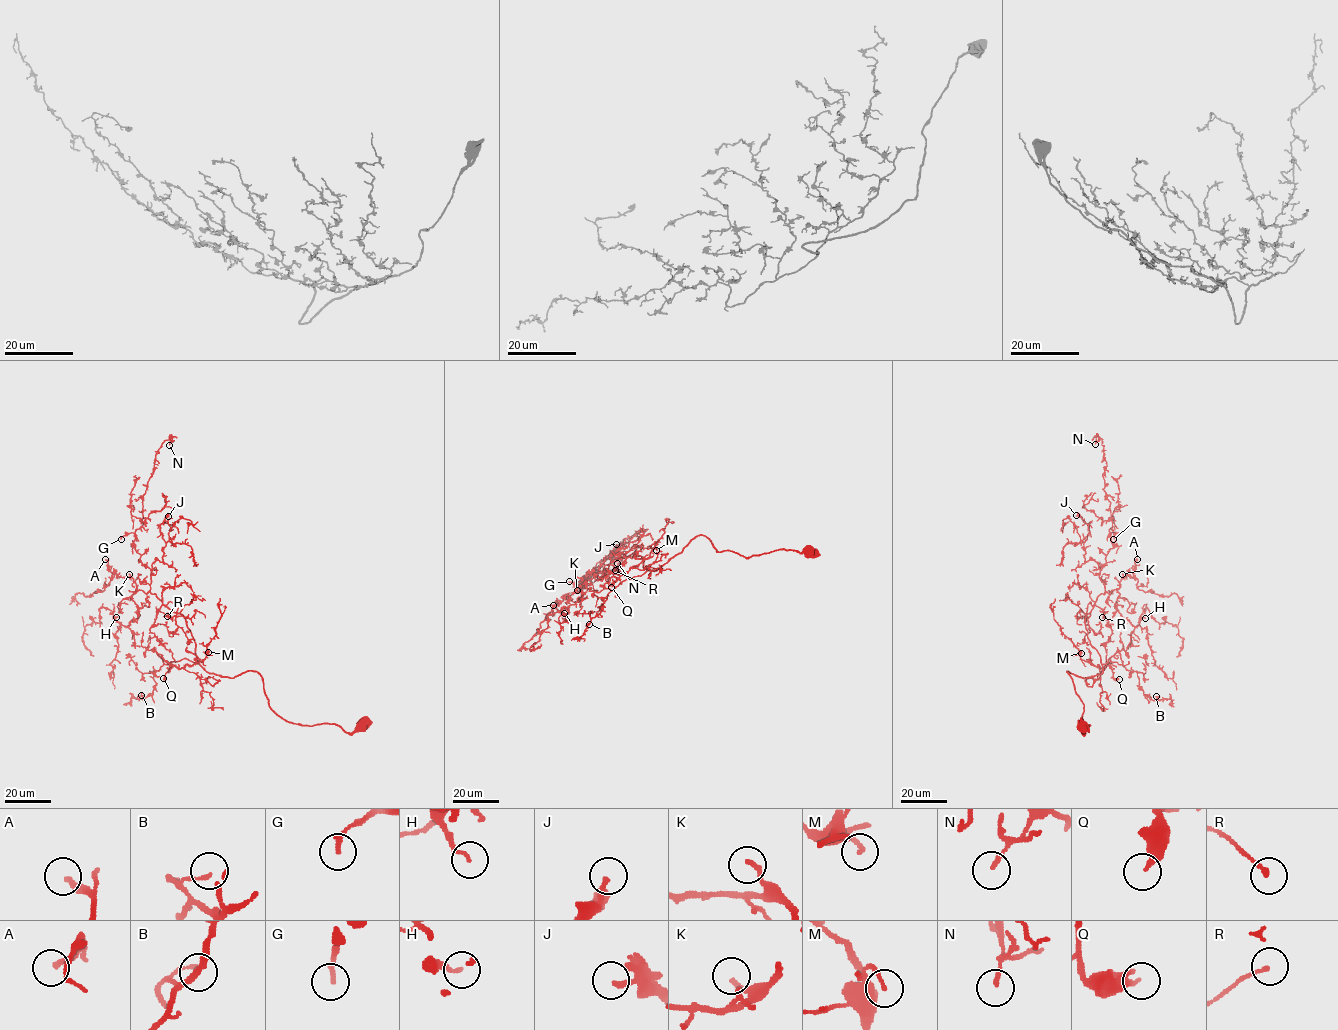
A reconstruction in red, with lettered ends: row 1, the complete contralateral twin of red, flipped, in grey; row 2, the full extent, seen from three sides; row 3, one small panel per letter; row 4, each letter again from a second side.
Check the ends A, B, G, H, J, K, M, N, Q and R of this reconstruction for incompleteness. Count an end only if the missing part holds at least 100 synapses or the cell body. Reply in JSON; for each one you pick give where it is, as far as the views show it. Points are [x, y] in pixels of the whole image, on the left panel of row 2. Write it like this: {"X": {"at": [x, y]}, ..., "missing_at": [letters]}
{"A": {"at": [105, 559]}, "K": {"at": [129, 574]}, "missing_at": ["A", "K"]}

